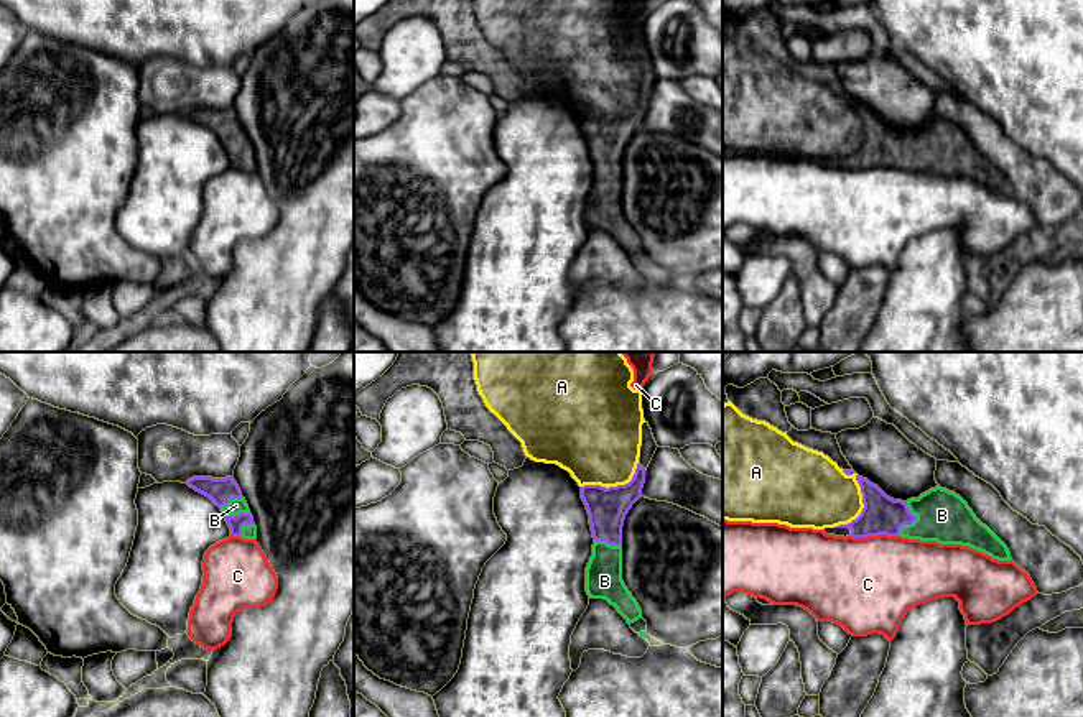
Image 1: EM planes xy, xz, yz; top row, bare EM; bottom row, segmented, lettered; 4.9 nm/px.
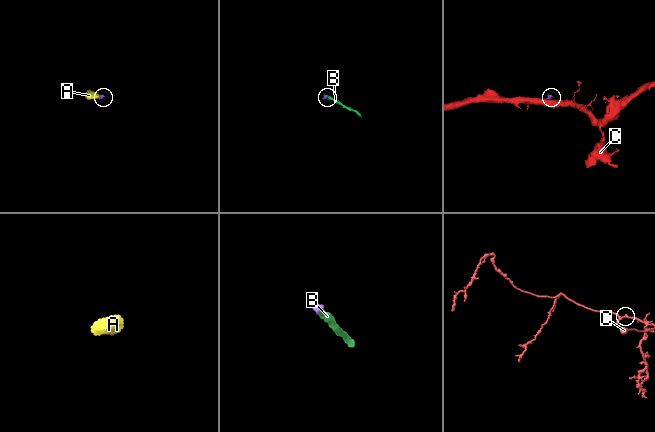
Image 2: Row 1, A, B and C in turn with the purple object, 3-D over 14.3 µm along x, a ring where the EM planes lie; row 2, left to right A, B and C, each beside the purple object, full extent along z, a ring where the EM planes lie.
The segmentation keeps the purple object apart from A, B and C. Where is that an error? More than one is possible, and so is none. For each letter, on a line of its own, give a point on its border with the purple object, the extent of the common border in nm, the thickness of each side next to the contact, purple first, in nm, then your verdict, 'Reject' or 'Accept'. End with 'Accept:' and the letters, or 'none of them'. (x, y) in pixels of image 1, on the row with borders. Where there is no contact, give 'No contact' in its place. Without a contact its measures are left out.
A: Touches purple at yz (864, 505). Shared border 280 nm. Thickness 190 nm (purple) against 340 nm. Accept
B: Touches purple at yz (912, 522). Shared border 180 nm. Thickness 190 nm (purple) against 260 nm. Accept
C: Touches purple at yz (874, 535). Shared border 240 nm. Thickness 190 nm (purple) against 460 nm. Reject
Accept: A, B

